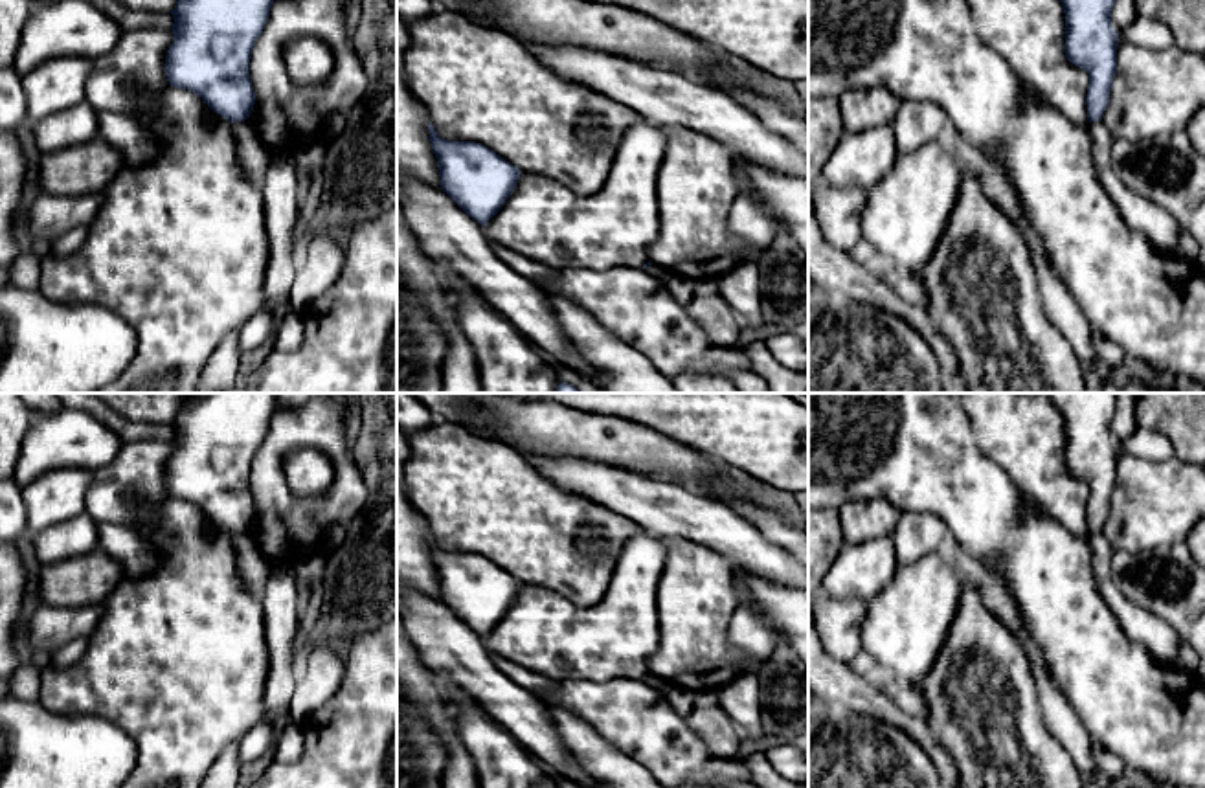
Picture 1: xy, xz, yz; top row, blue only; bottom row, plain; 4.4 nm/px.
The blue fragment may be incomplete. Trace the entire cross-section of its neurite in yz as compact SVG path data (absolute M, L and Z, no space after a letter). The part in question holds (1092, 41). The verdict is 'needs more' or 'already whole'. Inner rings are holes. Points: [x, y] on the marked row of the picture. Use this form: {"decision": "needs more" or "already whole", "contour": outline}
{"decision": "already whole", "contour": "M1060 0L1065 13L1065 57L1089 75L1087 121L1102 121L1117 73L1115 0Z"}

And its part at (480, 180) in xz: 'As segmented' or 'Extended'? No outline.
As segmented

